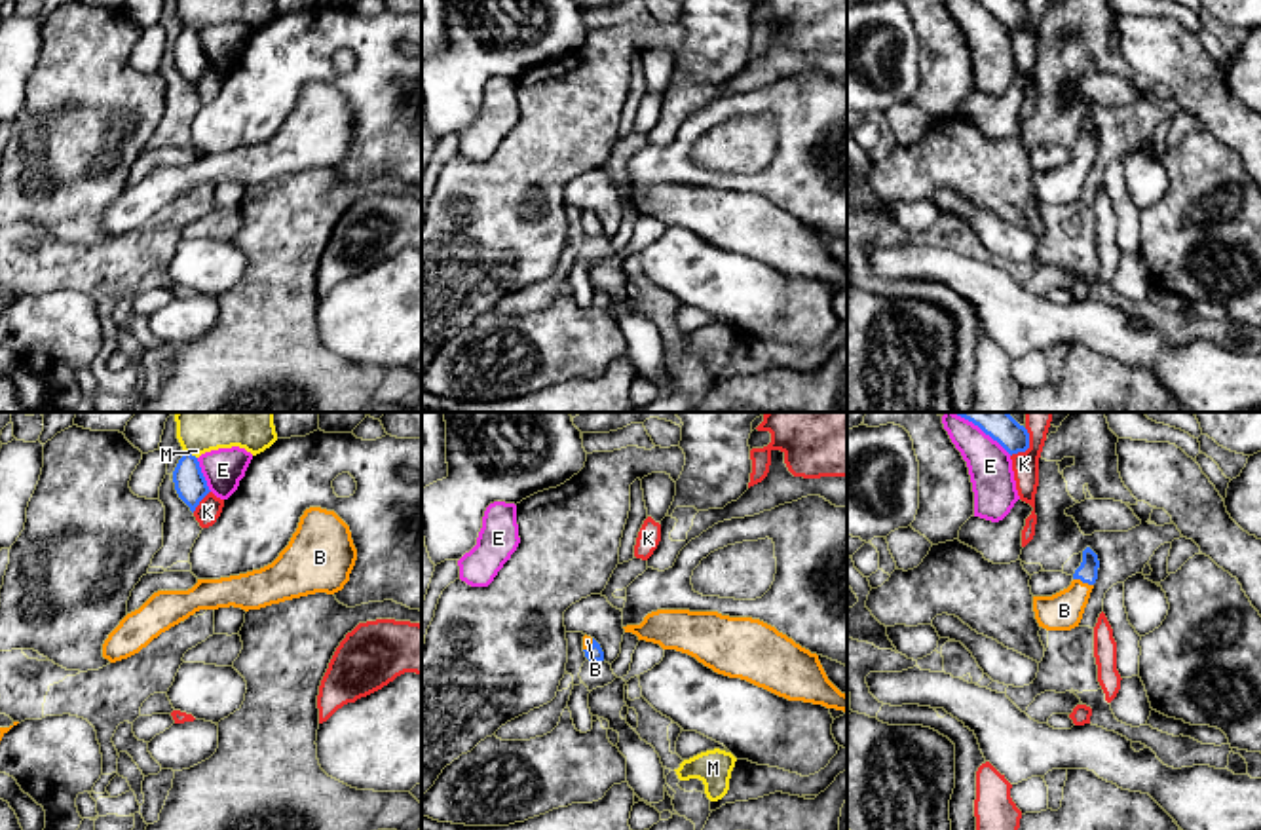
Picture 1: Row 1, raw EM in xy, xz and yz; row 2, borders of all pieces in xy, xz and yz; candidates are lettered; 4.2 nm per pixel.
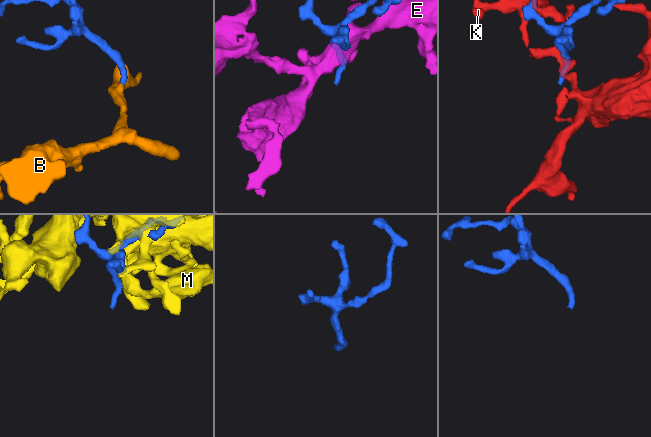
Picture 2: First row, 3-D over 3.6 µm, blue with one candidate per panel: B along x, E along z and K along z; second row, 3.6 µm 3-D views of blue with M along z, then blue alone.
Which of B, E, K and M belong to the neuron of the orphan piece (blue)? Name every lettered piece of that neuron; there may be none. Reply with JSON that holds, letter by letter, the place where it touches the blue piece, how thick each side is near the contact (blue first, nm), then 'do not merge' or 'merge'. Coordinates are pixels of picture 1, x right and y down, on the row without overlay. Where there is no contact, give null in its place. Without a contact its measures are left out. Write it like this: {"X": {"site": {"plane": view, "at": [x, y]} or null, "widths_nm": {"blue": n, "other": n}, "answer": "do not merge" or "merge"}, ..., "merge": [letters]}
{"B": {"site": {"plane": "yz", "at": [1083, 156]}, "widths_nm": {"blue": 90, "other": 160}, "answer": "merge"}, "E": {"site": {"plane": "xy", "at": [202, 50]}, "widths_nm": {"blue": 140, "other": 170}, "answer": "do not merge"}, "K": {"site": {"plane": "yz", "at": [1028, 21]}, "widths_nm": {"blue": 120, "other": 110}, "answer": "do not merge"}, "M": {"site": {"plane": "xy", "at": [188, 27]}, "widths_nm": {"blue": 140, "other": 130}, "answer": "do not merge"}, "merge": ["B"]}

